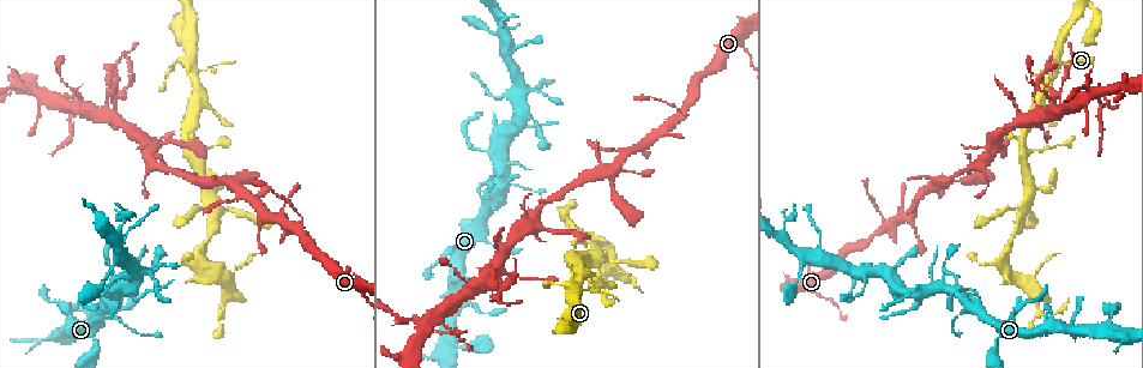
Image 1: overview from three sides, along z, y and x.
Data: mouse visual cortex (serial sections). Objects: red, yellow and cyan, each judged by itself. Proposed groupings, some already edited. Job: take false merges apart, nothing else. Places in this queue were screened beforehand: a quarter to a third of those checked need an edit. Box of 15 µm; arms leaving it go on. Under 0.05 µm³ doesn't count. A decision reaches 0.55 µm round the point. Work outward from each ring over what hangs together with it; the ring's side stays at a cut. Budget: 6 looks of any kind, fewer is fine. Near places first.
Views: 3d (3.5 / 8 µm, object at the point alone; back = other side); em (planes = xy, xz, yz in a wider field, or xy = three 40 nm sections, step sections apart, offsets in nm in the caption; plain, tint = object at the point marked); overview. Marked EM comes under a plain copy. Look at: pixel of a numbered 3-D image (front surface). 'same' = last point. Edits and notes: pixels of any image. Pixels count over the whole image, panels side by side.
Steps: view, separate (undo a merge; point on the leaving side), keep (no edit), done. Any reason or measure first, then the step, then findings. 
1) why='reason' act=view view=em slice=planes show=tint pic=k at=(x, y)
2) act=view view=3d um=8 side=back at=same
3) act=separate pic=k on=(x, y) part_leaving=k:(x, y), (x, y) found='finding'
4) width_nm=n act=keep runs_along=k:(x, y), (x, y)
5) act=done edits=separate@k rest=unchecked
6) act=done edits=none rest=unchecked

why='sharp bend' act=view view=3d um=3.5 pic=1 at=(580, 283)

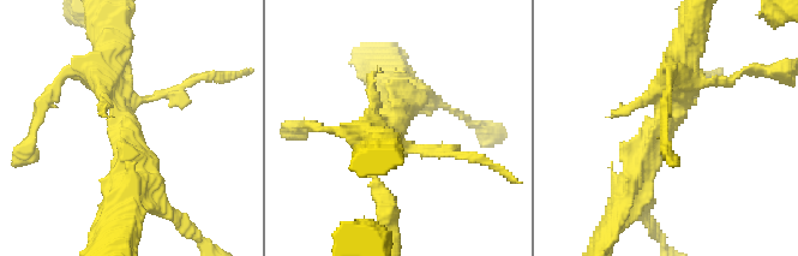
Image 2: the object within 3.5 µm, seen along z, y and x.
act=view view=em slice=xy step=5 show=tint pic=2 at=(126, 114)

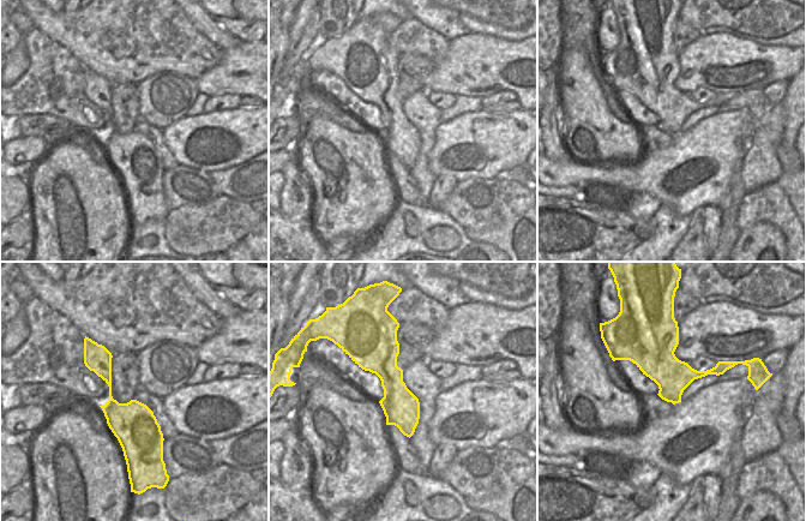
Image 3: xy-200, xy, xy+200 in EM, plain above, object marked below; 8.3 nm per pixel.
act=keep runs_along=3:(98, 351), (112, 402), (158, 449) found='continuous, no second cell'

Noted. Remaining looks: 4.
why='sharp bend' act=view view=3d um=3.5 pic=1 at=(880, 233)

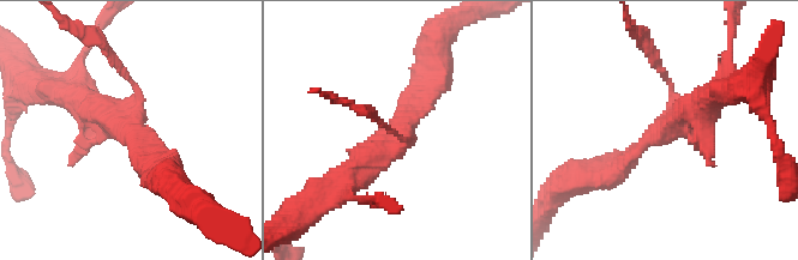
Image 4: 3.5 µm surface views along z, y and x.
arms=3 arm_widths_nm=100,350,400 why='need the tissue' act=view view=em slice=xy step=5 show=tint pic=4 at=(128, 130)

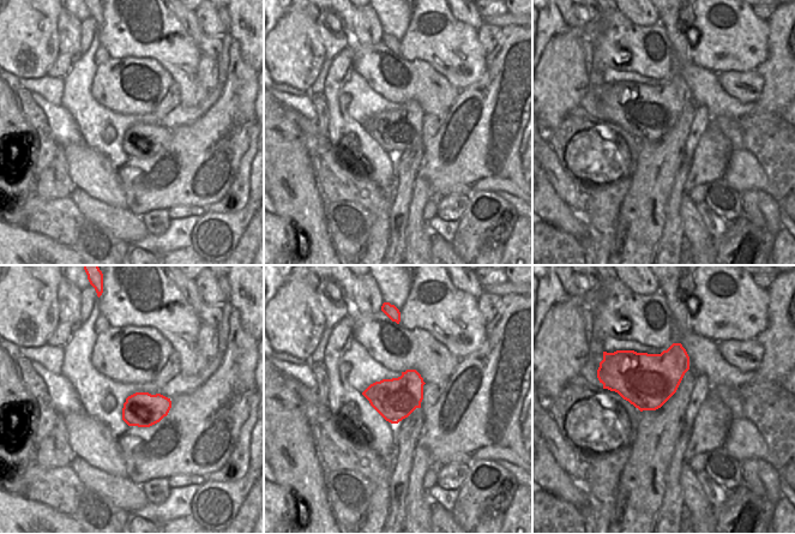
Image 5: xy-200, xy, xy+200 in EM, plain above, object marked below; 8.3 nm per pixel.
act=keep runs_along=4:(434, 80), (390, 141), (342, 181) found='continuous, no second cell'

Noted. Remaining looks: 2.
why='sharp bend' act=view view=3d um=3.5 pic=1 at=(456, 330)

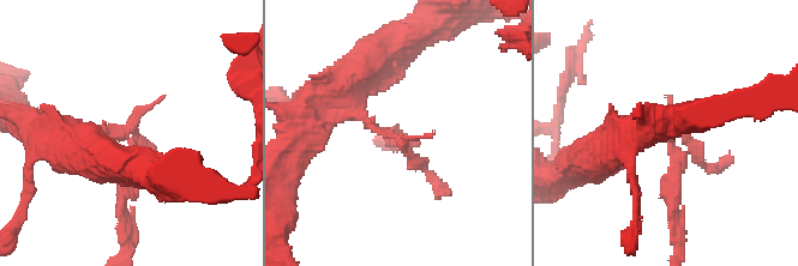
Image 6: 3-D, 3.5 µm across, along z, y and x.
why='need the tissue' act=view view=em slice=xy step=2 show=tint pic=6 at=(670, 146)

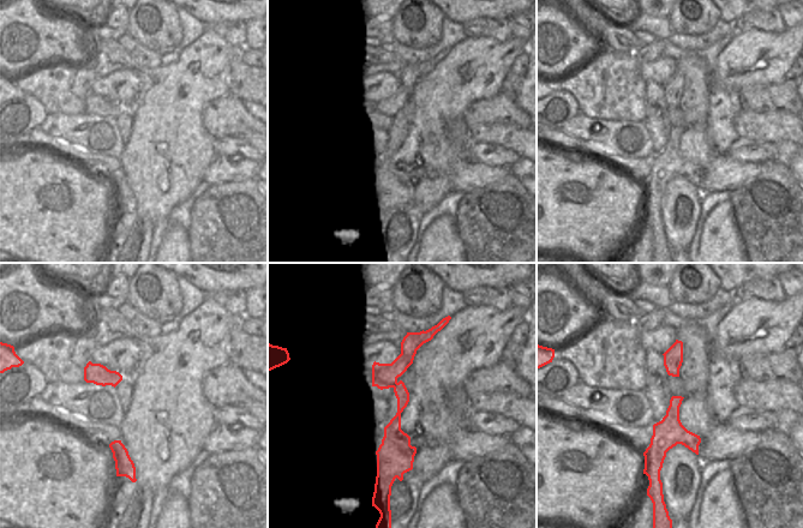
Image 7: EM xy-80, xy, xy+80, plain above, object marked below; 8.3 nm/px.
width_nm=220 act=separate pic=6 on=(671, 185) part_leaving=6:(671, 144), (680, 158), (677, 247) found='a second cell is stuck on'

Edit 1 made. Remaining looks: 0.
act=done edits=separate@6 rest=unchecked

